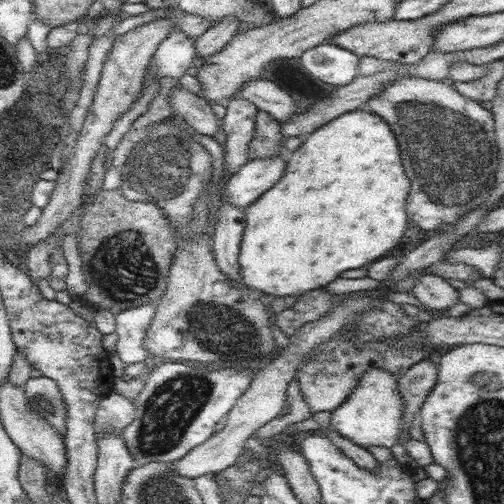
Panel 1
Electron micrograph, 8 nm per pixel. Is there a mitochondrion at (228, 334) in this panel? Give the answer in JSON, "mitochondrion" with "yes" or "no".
{"mitochondrion":"yes"}

